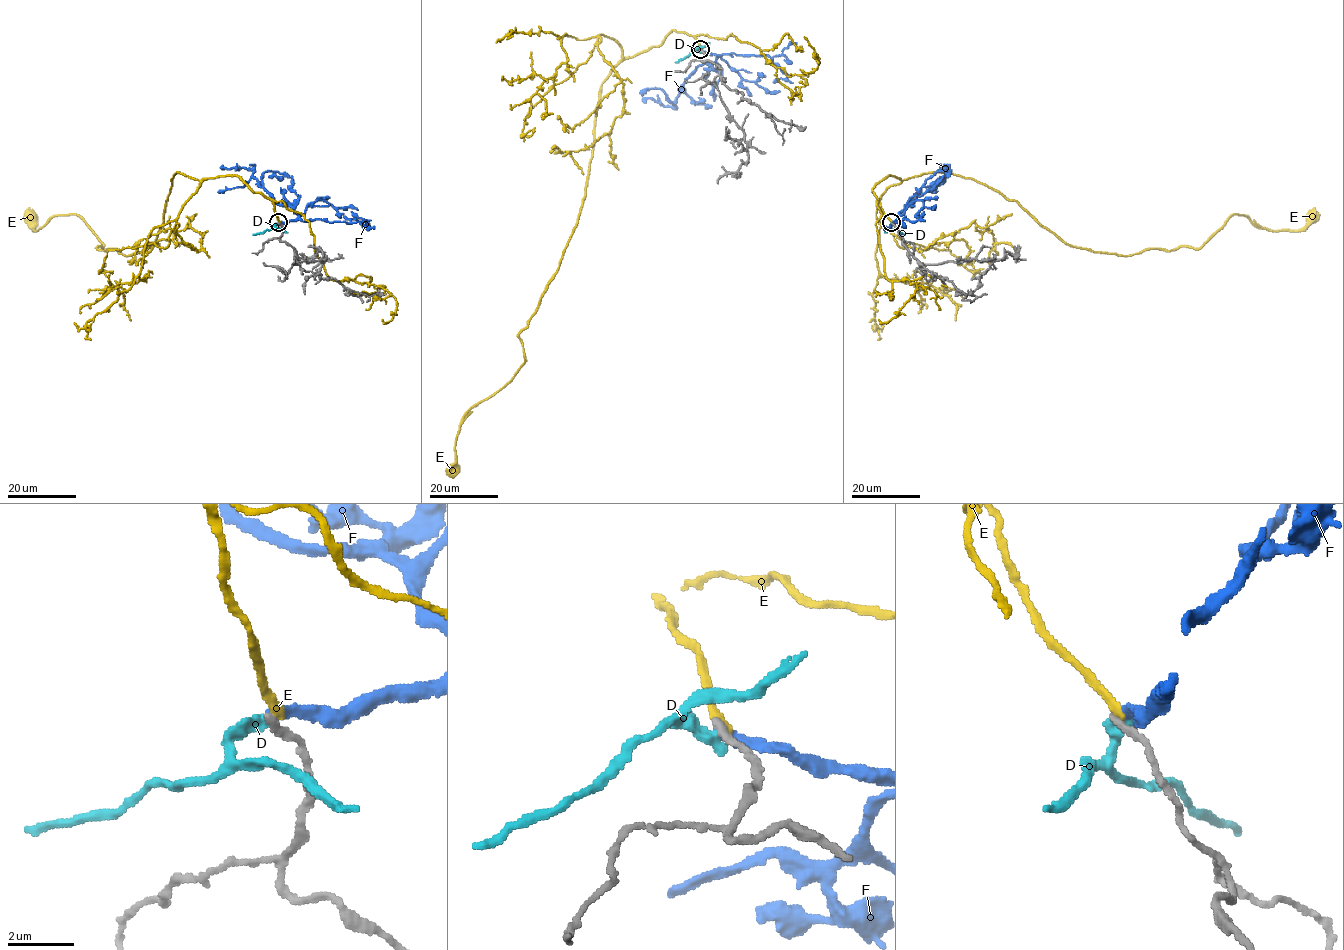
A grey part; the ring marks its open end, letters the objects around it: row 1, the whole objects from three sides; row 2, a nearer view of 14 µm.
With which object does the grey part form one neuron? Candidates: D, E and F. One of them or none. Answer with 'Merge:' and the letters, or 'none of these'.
Merge: none of these

